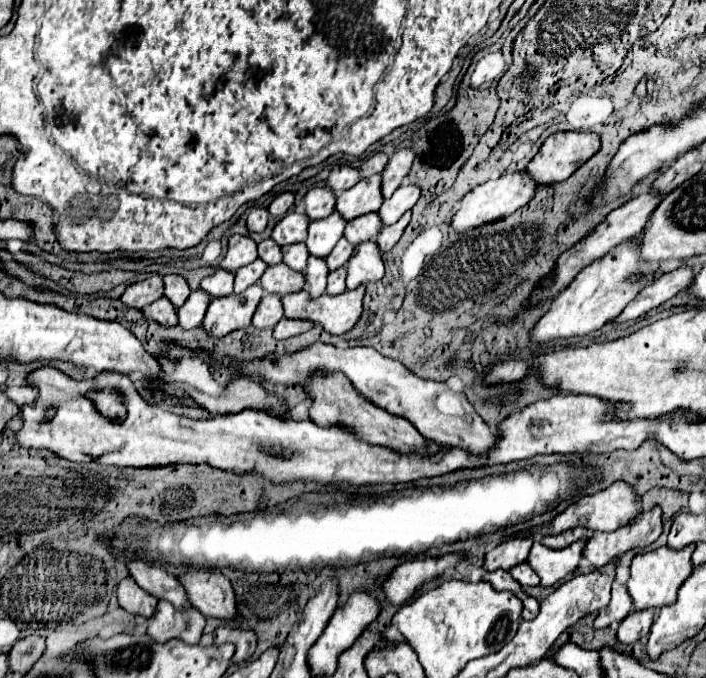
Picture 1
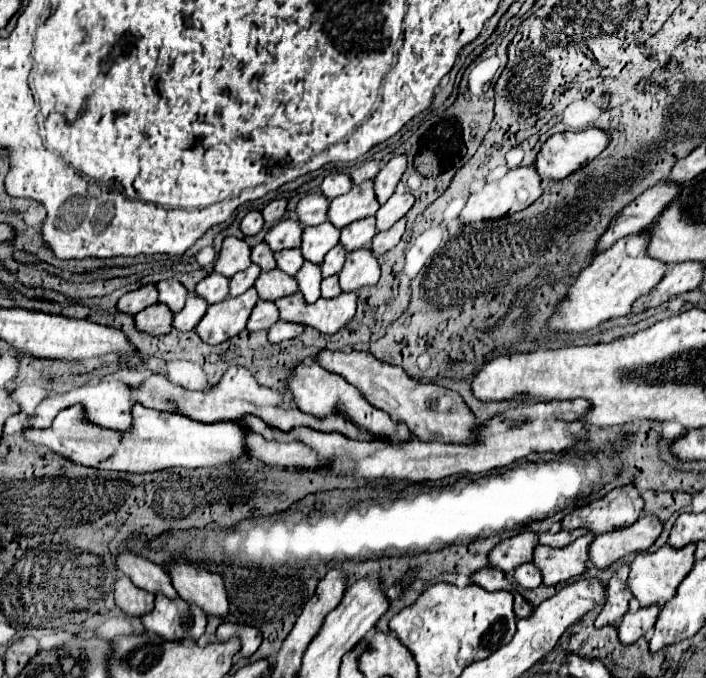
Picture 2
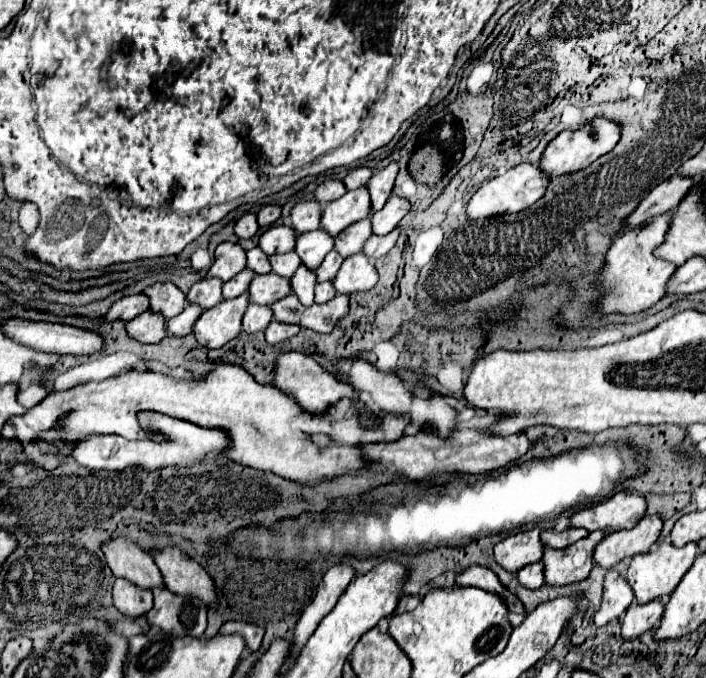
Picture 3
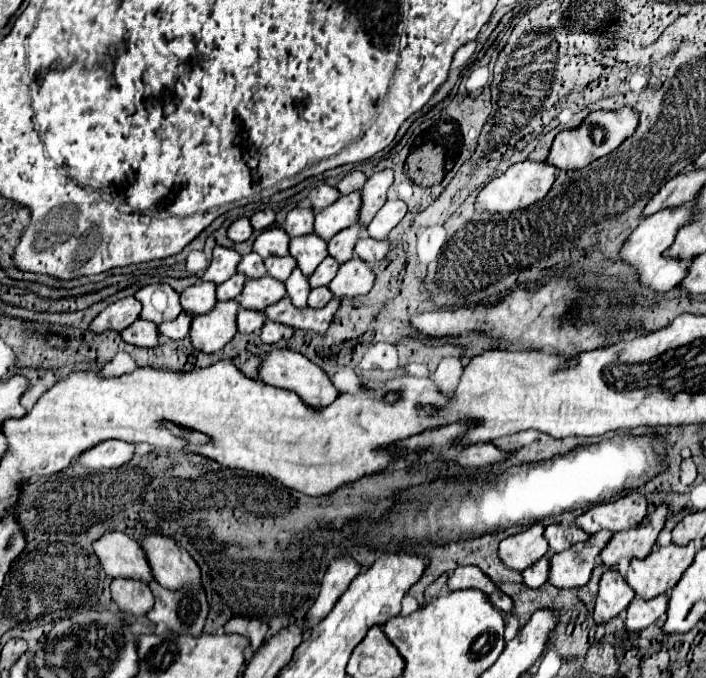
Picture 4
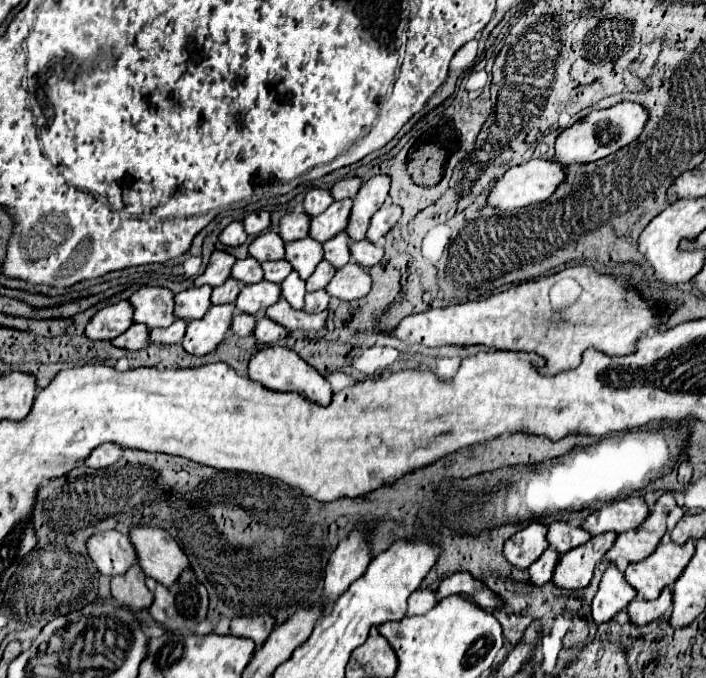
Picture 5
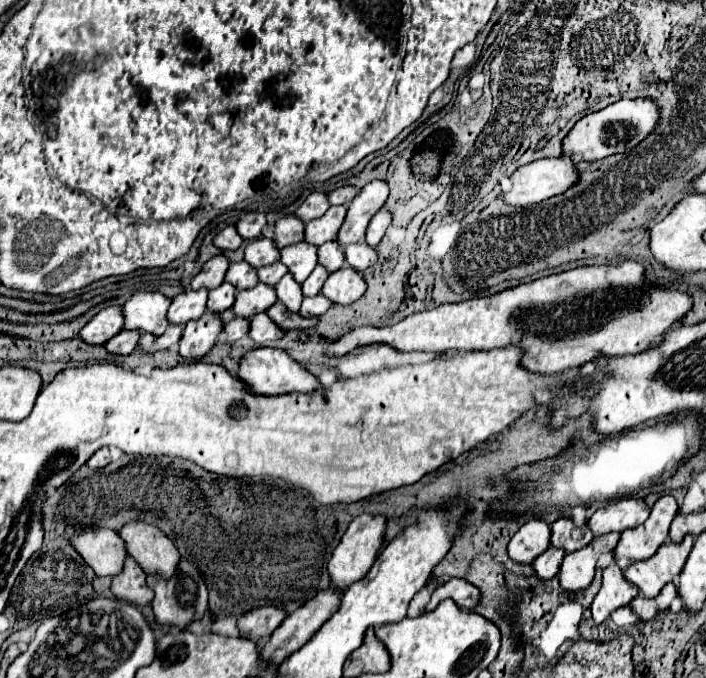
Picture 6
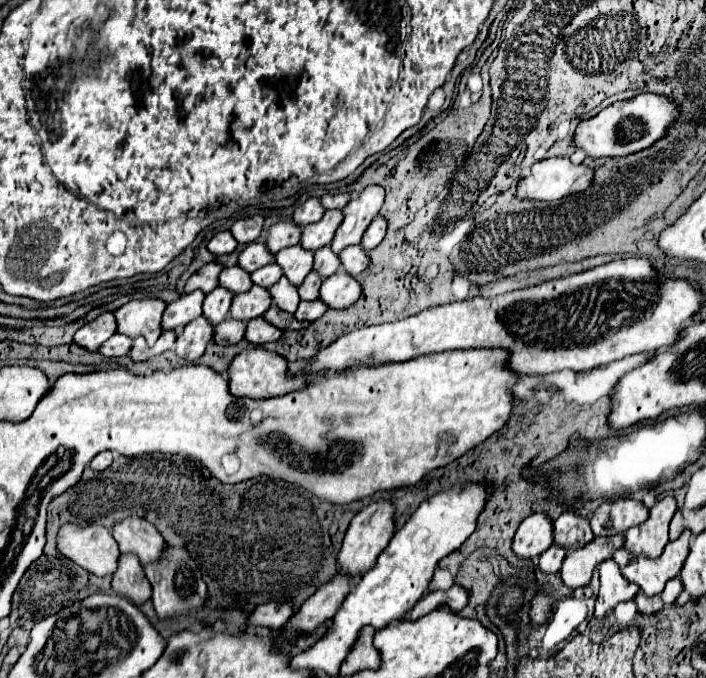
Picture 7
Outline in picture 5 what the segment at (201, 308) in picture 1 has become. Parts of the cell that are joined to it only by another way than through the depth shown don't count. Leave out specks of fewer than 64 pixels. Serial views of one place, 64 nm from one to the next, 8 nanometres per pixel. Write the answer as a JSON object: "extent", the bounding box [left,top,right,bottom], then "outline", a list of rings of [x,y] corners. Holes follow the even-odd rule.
{"extent":[150,318,188,344],"outline":[[[176,318],[174,324],[168,328],[152,328],[150,330],[150,342],[162,342],[162,344],[180,344],[186,334],[188,322],[184,318]]]}

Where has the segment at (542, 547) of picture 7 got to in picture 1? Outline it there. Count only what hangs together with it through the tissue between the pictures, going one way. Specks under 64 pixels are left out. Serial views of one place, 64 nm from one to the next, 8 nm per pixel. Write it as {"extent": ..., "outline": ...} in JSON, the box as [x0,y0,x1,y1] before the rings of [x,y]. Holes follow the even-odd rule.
{"extent":[484,538,532,572],"outline":[[[512,538],[496,548],[492,548],[486,558],[484,558],[484,570],[494,572],[494,570],[510,570],[512,566],[520,564],[526,560],[528,550],[532,546],[532,538]]]}

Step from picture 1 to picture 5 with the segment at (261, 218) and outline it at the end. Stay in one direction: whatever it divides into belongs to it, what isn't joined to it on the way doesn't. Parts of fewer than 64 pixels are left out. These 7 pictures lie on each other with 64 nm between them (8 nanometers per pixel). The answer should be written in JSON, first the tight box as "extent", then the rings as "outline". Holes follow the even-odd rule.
{"extent":[220,220,248,246],"outline":[[[238,220],[238,222],[232,222],[224,228],[224,232],[220,234],[220,240],[226,244],[226,246],[240,246],[244,244],[248,238],[248,234],[244,232],[244,224]]]}

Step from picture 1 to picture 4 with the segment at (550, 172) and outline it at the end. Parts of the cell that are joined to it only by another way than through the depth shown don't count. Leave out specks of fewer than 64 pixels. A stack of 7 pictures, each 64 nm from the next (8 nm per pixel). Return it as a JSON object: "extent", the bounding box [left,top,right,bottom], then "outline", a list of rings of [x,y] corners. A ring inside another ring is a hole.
{"extent":[546,108,636,170],"outline":[[[620,108],[616,112],[606,112],[606,110],[592,112],[578,128],[562,130],[554,138],[554,144],[550,148],[546,164],[554,166],[558,170],[582,170],[590,162],[594,162],[594,160],[610,154],[612,150],[616,150],[622,140],[632,136],[634,128],[636,128],[636,112],[632,112],[630,108]]]}

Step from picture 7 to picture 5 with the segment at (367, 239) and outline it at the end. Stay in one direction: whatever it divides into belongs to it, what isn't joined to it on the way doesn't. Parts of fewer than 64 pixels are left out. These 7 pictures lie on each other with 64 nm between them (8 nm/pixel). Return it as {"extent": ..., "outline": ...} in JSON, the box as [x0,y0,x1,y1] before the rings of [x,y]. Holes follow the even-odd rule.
{"extent":[366,202,402,242],"outline":[[[386,202],[374,216],[372,216],[372,222],[370,222],[370,228],[366,232],[366,238],[370,242],[380,242],[388,230],[400,220],[402,216],[402,208],[398,204],[392,204],[392,202]]]}

